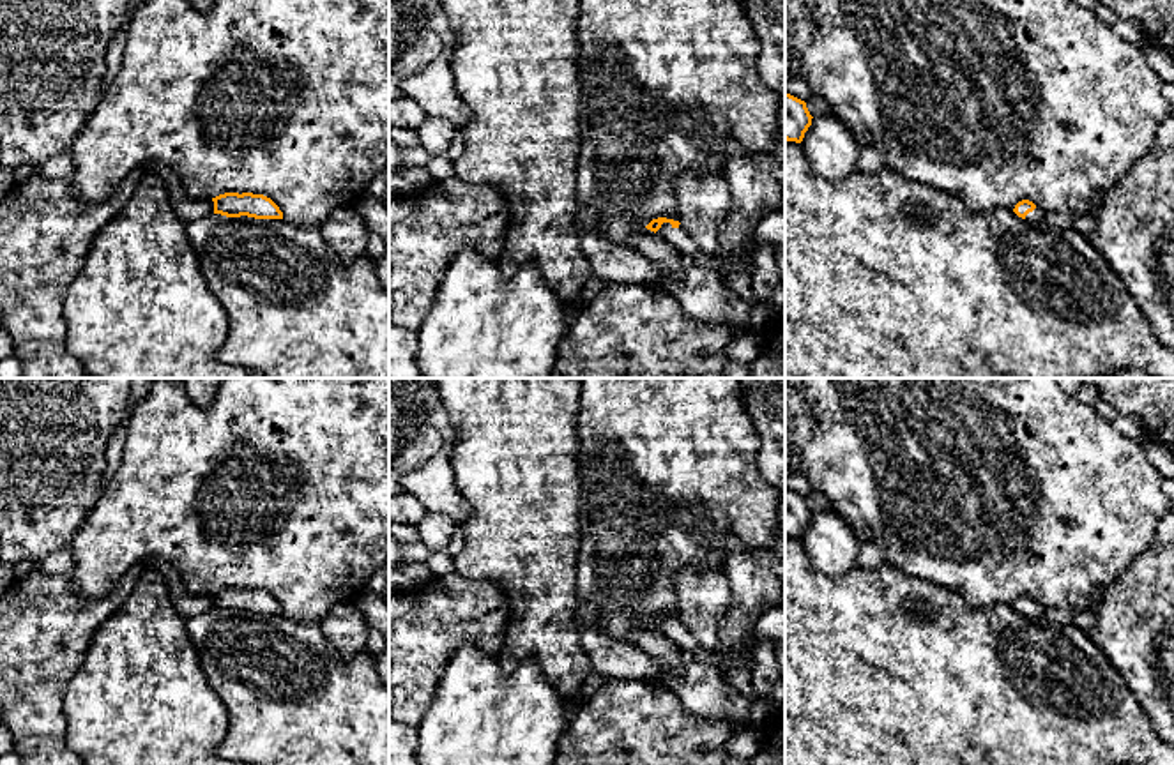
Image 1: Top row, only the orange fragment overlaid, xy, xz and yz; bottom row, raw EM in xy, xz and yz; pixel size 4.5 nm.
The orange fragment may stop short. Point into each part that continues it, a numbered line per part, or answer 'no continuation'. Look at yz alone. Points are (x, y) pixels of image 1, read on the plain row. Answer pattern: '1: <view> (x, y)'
1: yz (1036, 612)

